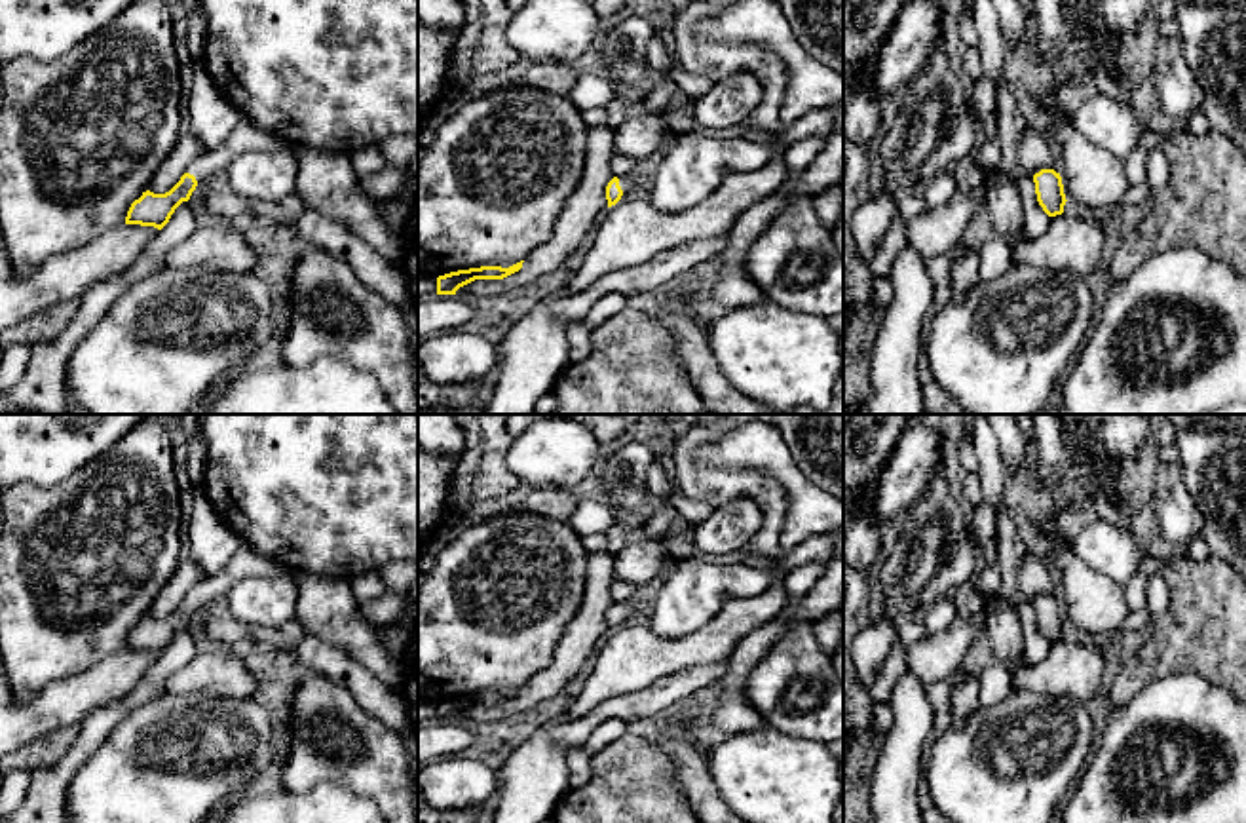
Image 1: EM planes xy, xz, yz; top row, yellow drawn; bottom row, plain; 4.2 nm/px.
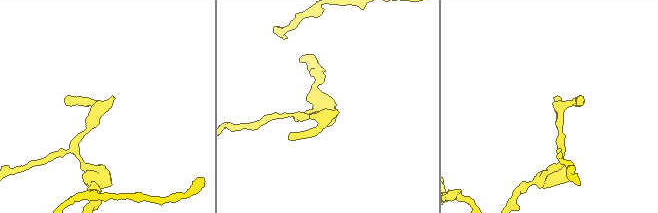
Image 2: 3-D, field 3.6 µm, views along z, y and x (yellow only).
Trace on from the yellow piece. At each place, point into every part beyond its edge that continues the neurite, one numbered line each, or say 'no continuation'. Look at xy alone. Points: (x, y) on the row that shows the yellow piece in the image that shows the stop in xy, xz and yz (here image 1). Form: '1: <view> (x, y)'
1: xy (245, 137)

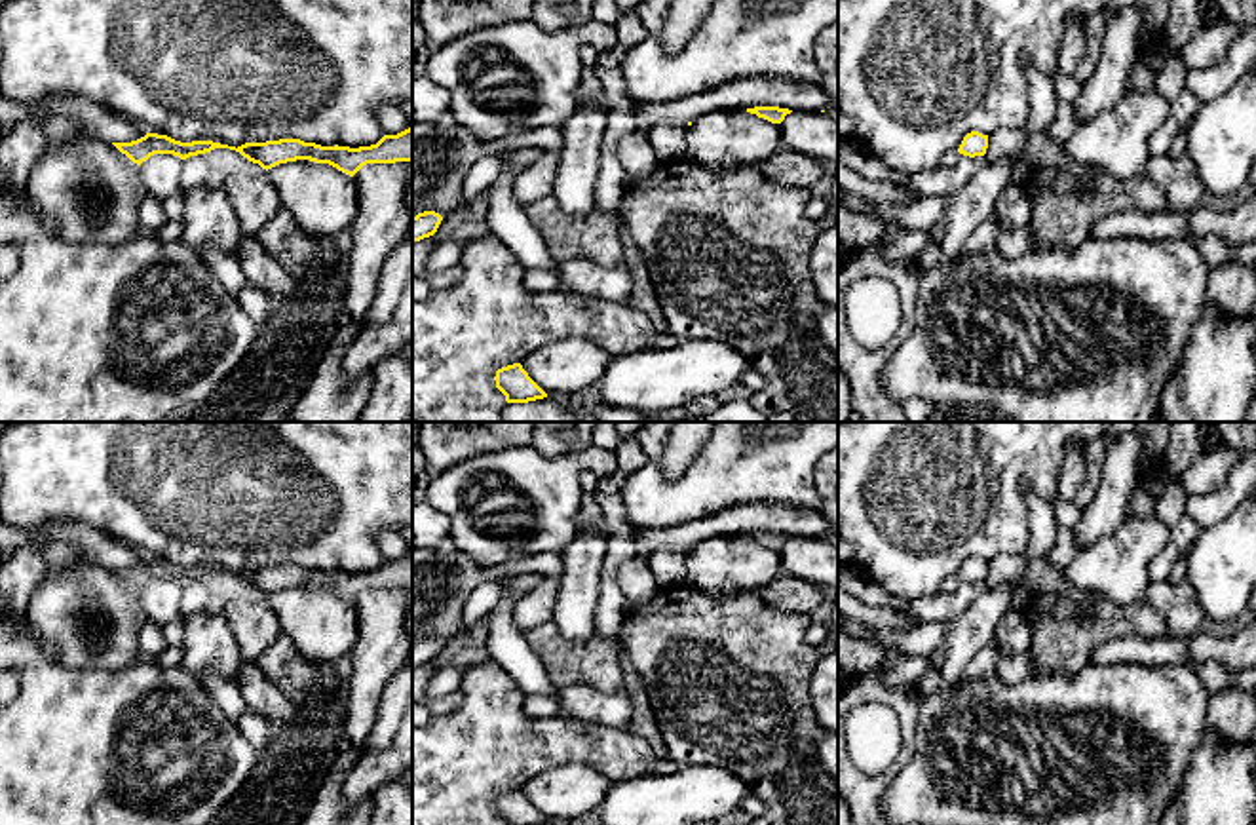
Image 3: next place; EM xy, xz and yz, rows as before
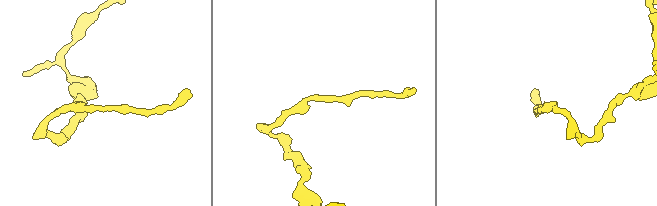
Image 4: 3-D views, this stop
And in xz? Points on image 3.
no continuation

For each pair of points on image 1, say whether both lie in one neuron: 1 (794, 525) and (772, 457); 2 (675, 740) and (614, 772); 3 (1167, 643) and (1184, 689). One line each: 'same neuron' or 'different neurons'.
1: same neuron
2: different neurons
3: different neurons

